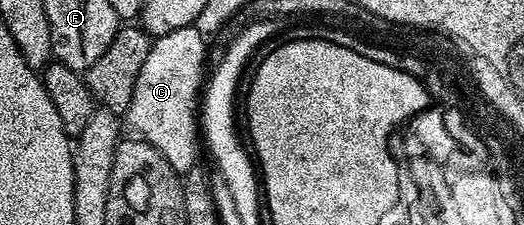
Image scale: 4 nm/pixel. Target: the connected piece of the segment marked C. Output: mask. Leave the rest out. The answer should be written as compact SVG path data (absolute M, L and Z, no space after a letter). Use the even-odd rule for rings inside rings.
M188 25L187 27L179 27L179 31L171 31L167 35L163 35L162 37L156 38L156 40L154 40L152 42L152 44L150 44L150 46L149 46L149 54L147 55L147 63L143 63L143 71L139 71L139 79L137 79L135 81L135 91L131 95L131 103L129 104L129 109L123 115L124 120L127 122L127 125L128 125L127 120L129 120L130 127L133 128L135 132L137 132L134 134L136 134L136 136L138 138L140 138L140 140L146 141L147 143L151 143L151 147L155 147L157 150L159 150L159 152L161 152L161 154L163 155L163 159L167 159L167 163L171 163L171 167L179 175L184 175L184 174L188 173L189 170L193 168L195 162L198 160L198 157L197 157L197 137L198 137L198 141L199 141L199 94L202 92L202 89L203 89L203 76L201 77L201 72L203 72L205 69L205 41L206 41L206 38L193 25Z

